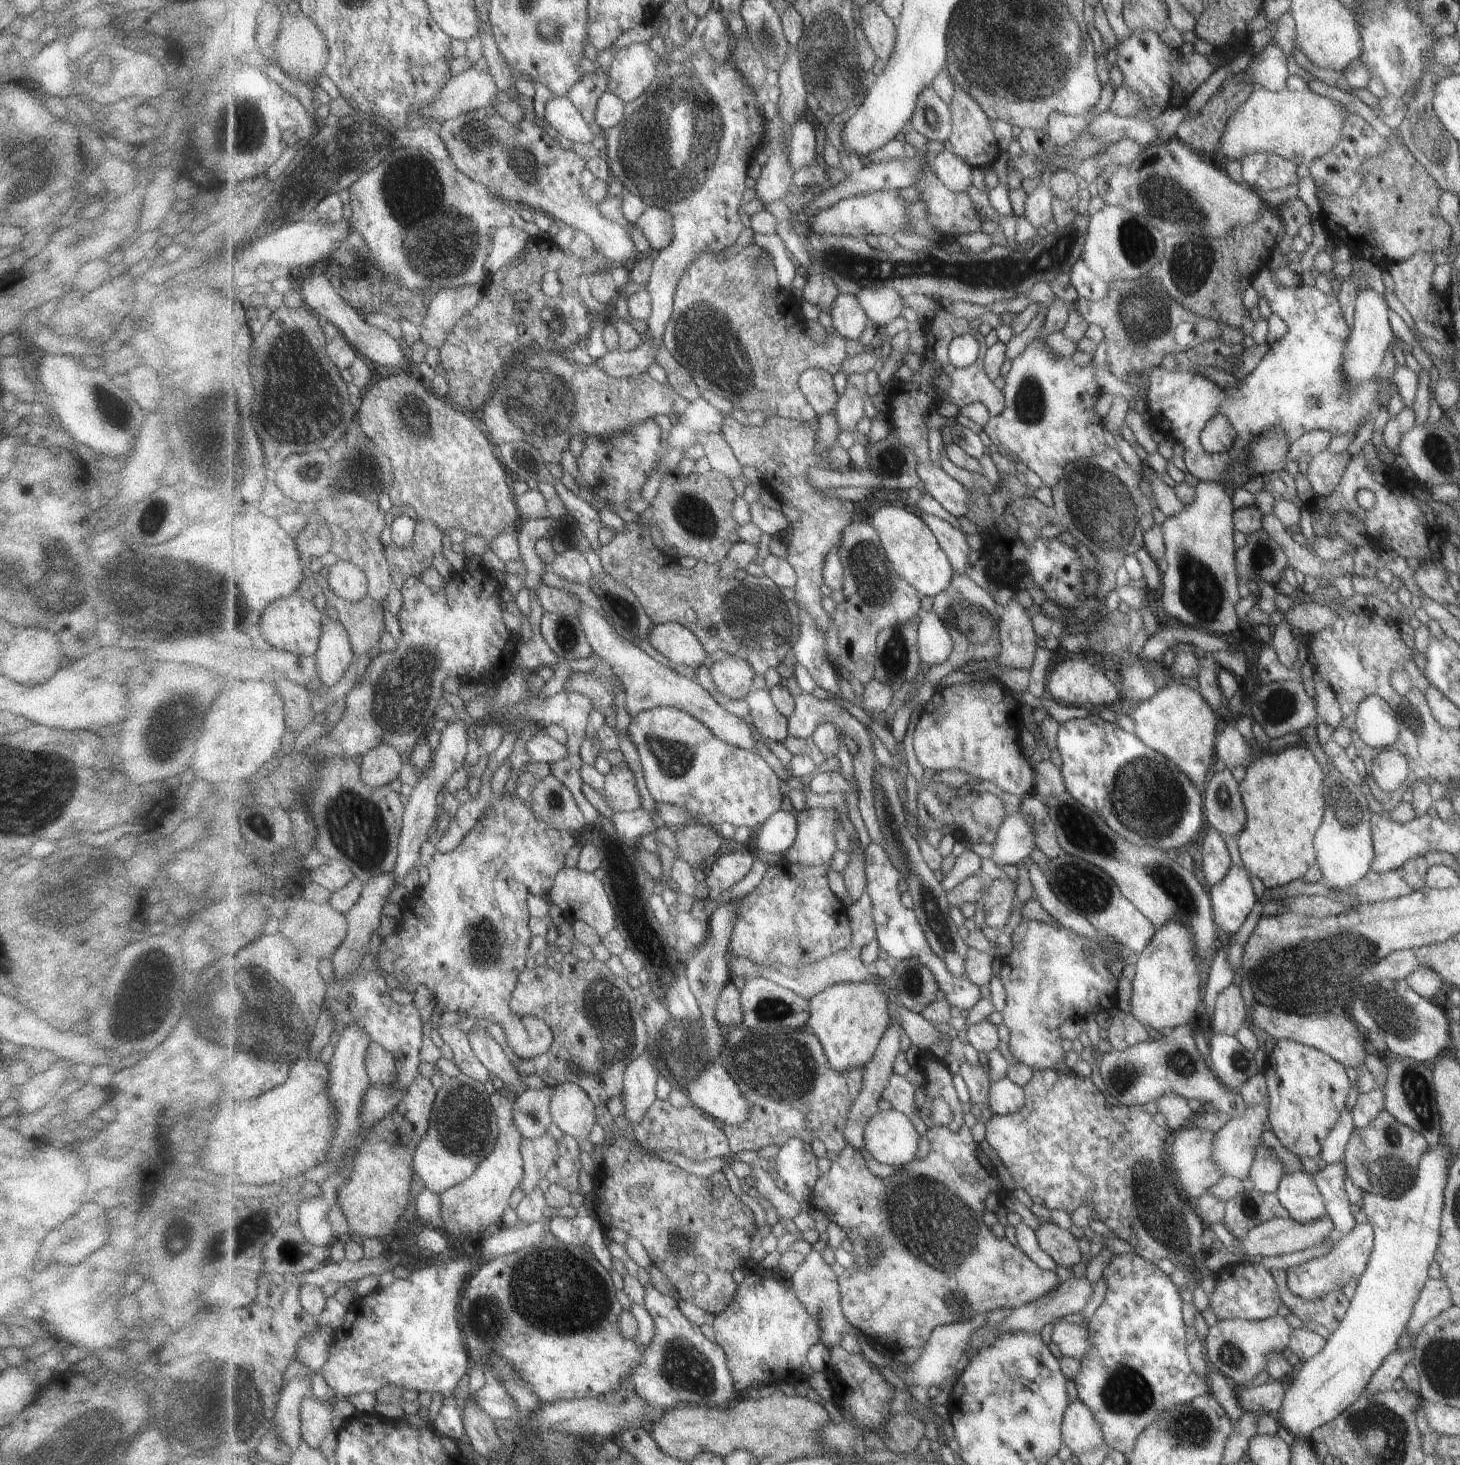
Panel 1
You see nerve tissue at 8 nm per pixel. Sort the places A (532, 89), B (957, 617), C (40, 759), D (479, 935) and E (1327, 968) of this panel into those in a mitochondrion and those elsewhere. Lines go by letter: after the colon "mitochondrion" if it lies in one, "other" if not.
A: other
B: mitochondrion
C: other
D: mitochondrion
E: mitochondrion

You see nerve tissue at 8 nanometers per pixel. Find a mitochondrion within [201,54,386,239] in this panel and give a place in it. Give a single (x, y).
(356, 149)

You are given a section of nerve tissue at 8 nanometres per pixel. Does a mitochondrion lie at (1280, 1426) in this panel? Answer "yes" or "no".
no

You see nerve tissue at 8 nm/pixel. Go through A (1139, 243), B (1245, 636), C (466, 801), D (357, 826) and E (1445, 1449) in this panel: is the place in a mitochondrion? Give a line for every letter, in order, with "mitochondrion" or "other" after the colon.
A: mitochondrion
B: other
C: other
D: mitochondrion
E: other

